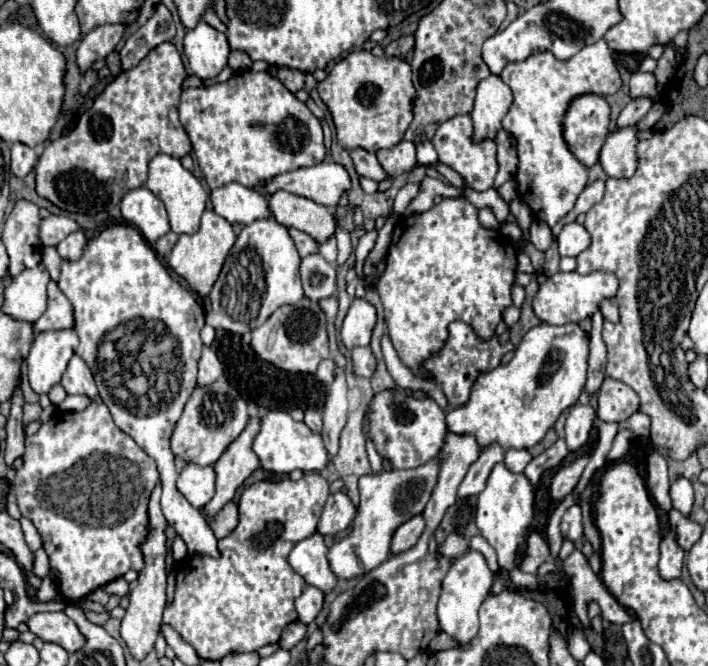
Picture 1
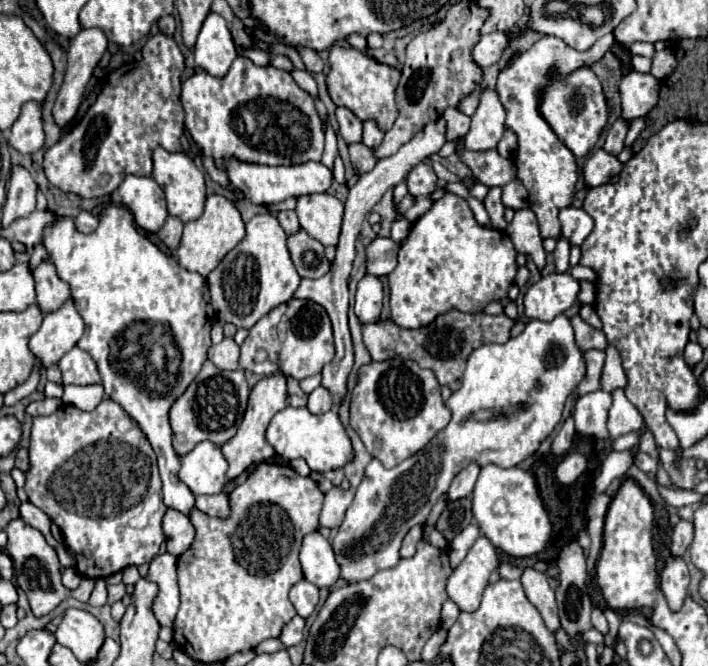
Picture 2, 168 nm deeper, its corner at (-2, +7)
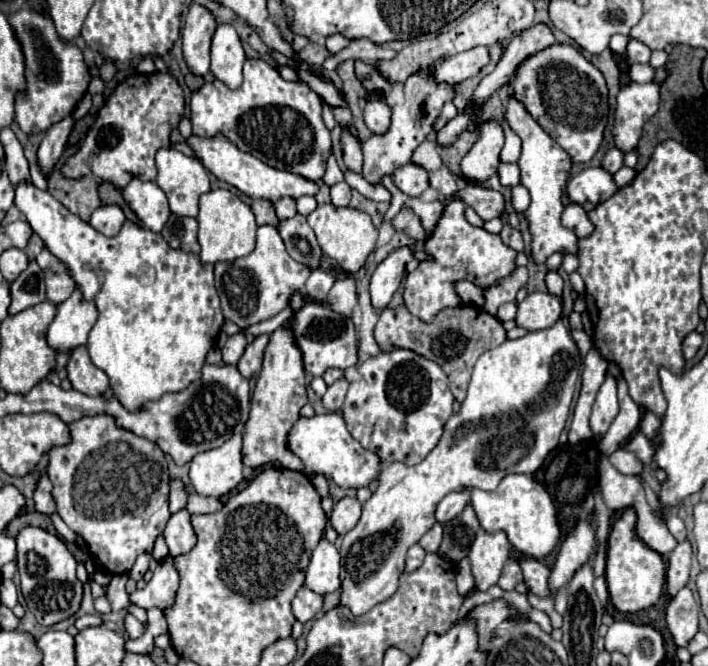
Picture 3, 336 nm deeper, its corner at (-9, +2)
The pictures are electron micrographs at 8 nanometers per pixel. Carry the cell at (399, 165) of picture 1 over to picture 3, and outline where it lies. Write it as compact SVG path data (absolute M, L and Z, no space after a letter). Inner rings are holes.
M369 100L365 106L365 124L373 134L387 132L391 124L391 108L383 100Z

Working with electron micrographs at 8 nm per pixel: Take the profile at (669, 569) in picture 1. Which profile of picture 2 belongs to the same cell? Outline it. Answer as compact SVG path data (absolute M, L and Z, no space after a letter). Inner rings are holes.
M670 557L660 573L660 587L668 599L668 605L672 611L678 611L684 603L684 597L688 595L688 567L682 557Z

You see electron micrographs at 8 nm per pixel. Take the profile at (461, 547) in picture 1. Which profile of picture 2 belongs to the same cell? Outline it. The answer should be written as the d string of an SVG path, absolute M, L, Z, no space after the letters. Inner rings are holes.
M424 527L424 537L426 537L432 545L436 545L436 547L440 547L440 549L446 549L446 547L448 547L446 537L444 537L442 533L438 533L436 529L432 529L432 527Z

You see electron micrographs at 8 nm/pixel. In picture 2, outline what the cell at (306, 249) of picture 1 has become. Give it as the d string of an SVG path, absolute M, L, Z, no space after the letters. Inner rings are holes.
M282 211L282 213L278 213L276 217L278 217L278 221L280 221L282 229L286 231L286 235L298 233L298 231L302 229L302 227L300 227L300 223L298 223L298 217L296 217L296 213L294 213L294 211Z

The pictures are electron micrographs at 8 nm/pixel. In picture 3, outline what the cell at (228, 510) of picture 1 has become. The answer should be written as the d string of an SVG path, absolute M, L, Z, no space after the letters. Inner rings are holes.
M195 490L187 494L187 510L191 514L211 514L211 512L217 512L219 508L221 508L221 502L217 498L201 496Z

